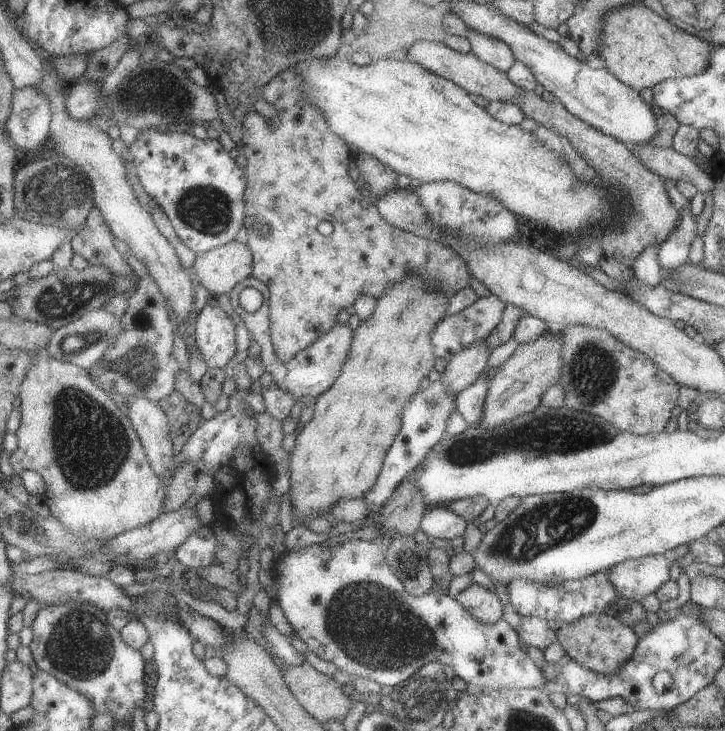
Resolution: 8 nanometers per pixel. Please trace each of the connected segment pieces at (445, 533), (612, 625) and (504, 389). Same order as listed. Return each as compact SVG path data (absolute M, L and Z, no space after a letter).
M438 505L432 510L428 508L424 513L420 529L428 537L449 541L464 536L467 524L461 516L450 512L445 506Z
M590 614L572 623L563 622L556 630L558 642L572 659L595 673L616 674L622 664L635 652L639 638L631 626L626 626L618 618L602 614Z
M551 327L534 342L519 343L514 354L507 358L489 381L484 414L480 420L482 428L502 426L518 416L532 412L542 404L542 396L556 385L562 370L562 332L554 332Z

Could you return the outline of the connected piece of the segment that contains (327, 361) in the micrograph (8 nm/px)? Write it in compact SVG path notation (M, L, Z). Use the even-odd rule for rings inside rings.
M250 277L248 280L242 282L242 284L232 292L230 297L235 310L241 315L249 332L252 334L252 338L261 345L261 358L267 368L266 370L273 376L274 382L278 383L280 388L284 388L284 390L290 392L290 394L297 399L304 398L304 396L312 396L318 400L334 386L334 381L341 376L341 370L344 368L345 362L349 358L349 352L353 344L352 336L354 336L354 334L352 334L352 329L348 324L337 323L337 325L334 326L334 330L330 330L325 337L322 337L318 342L310 345L306 350L302 350L302 352L298 354L298 358L294 358L292 362L286 364L286 362L282 362L282 359L278 356L278 351L273 342L273 330L271 328L271 302L273 292L270 285L263 280ZM249 286L258 288L258 290L266 296L264 306L255 313L246 311L246 308L244 308L241 302L242 293Z

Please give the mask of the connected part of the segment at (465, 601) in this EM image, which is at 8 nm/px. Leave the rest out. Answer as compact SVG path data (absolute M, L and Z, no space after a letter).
M473 583L456 597L458 602L484 624L496 624L502 620L504 604L492 590Z

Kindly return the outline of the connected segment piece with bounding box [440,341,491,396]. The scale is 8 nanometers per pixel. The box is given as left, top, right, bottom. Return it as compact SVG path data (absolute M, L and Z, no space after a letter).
M486 341L478 342L466 347L462 352L457 352L447 362L440 382L456 396L468 386L472 386L482 371L488 370L486 364L488 364L490 352Z

